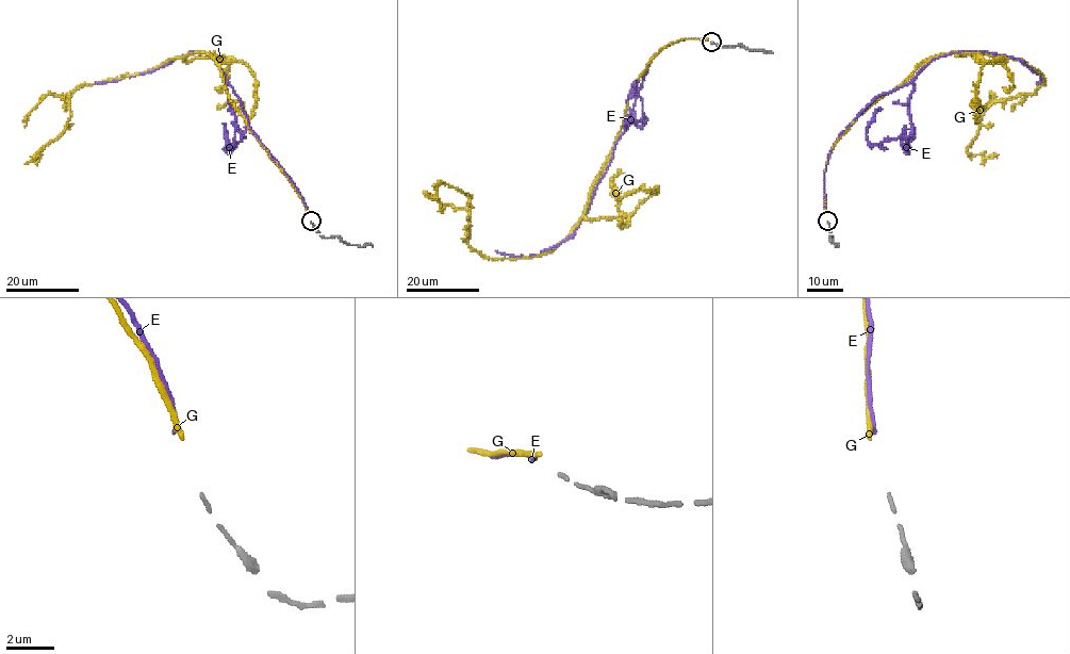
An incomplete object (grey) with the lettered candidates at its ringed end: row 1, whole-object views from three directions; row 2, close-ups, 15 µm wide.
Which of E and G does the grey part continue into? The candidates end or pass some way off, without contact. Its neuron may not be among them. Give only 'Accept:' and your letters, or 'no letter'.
Accept: E

